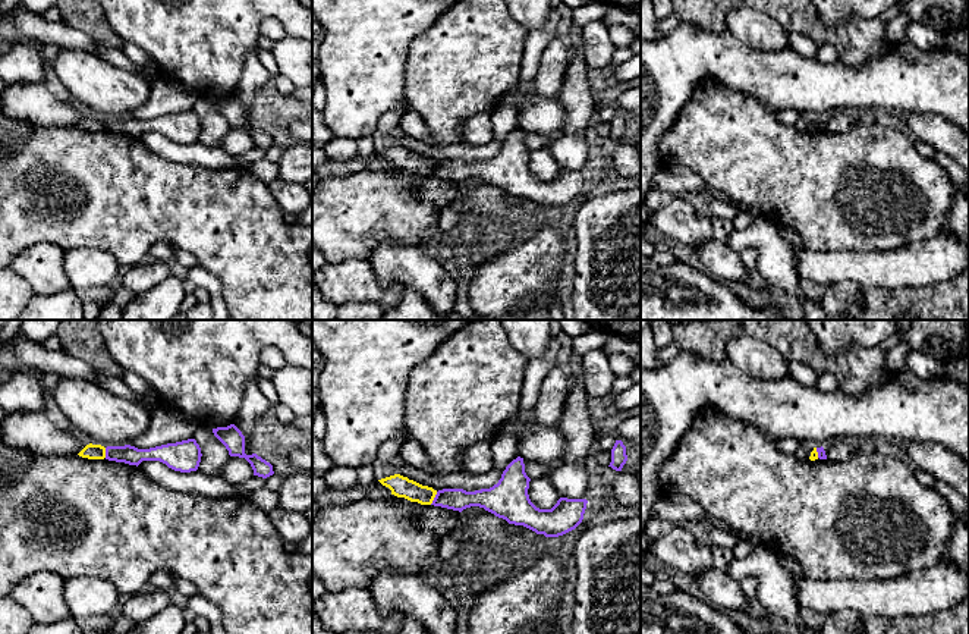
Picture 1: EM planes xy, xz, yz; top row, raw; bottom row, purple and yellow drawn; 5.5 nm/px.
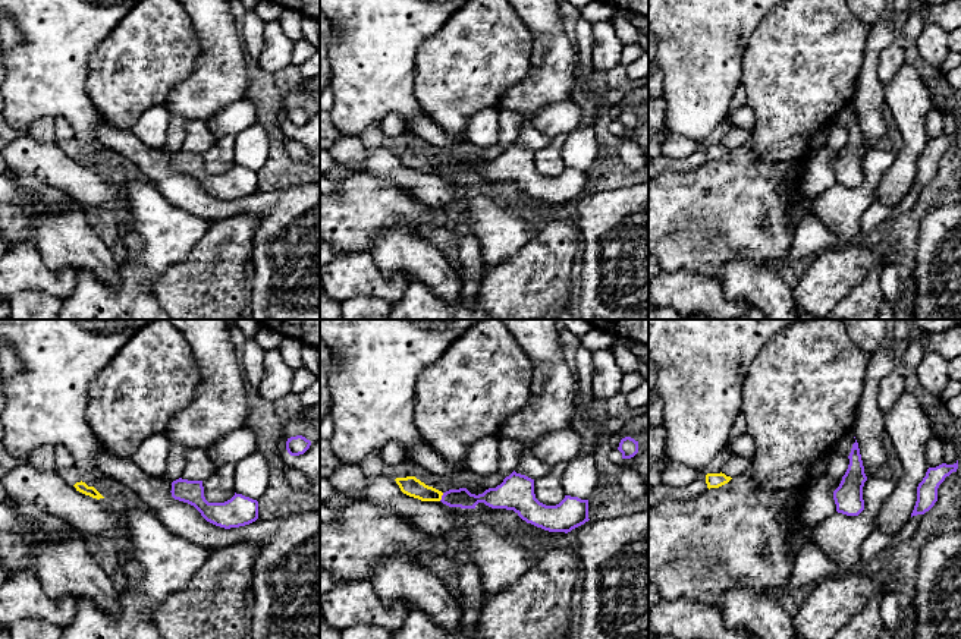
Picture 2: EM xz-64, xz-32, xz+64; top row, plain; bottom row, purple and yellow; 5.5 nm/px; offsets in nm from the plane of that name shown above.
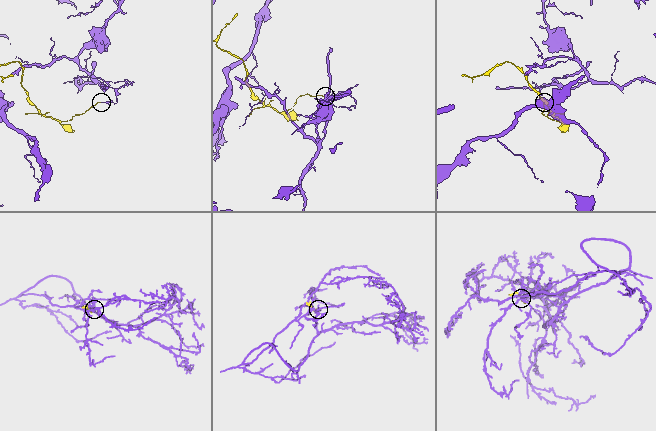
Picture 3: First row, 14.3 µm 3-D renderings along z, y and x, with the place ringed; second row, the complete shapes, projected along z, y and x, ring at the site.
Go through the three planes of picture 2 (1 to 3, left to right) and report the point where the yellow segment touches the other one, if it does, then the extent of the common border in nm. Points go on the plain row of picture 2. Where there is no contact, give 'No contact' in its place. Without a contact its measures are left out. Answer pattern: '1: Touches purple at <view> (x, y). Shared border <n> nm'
1: No contact
2: Touches purple at xz-32 (442, 169). Shared border 50 nm
3: No contact

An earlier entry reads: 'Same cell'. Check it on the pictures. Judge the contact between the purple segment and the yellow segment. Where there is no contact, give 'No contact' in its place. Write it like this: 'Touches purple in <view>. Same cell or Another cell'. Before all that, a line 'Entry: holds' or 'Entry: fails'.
Entry: fails
Touches purple in xz. Another cell

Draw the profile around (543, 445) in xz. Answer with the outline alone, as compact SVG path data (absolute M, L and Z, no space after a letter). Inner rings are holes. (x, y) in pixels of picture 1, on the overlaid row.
M538 426L519 439L519 456L537 464L561 462L566 452L566 439L556 430Z

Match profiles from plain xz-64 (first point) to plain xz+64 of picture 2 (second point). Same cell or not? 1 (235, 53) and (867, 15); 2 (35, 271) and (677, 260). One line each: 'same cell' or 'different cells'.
1: same cell
2: different cells

